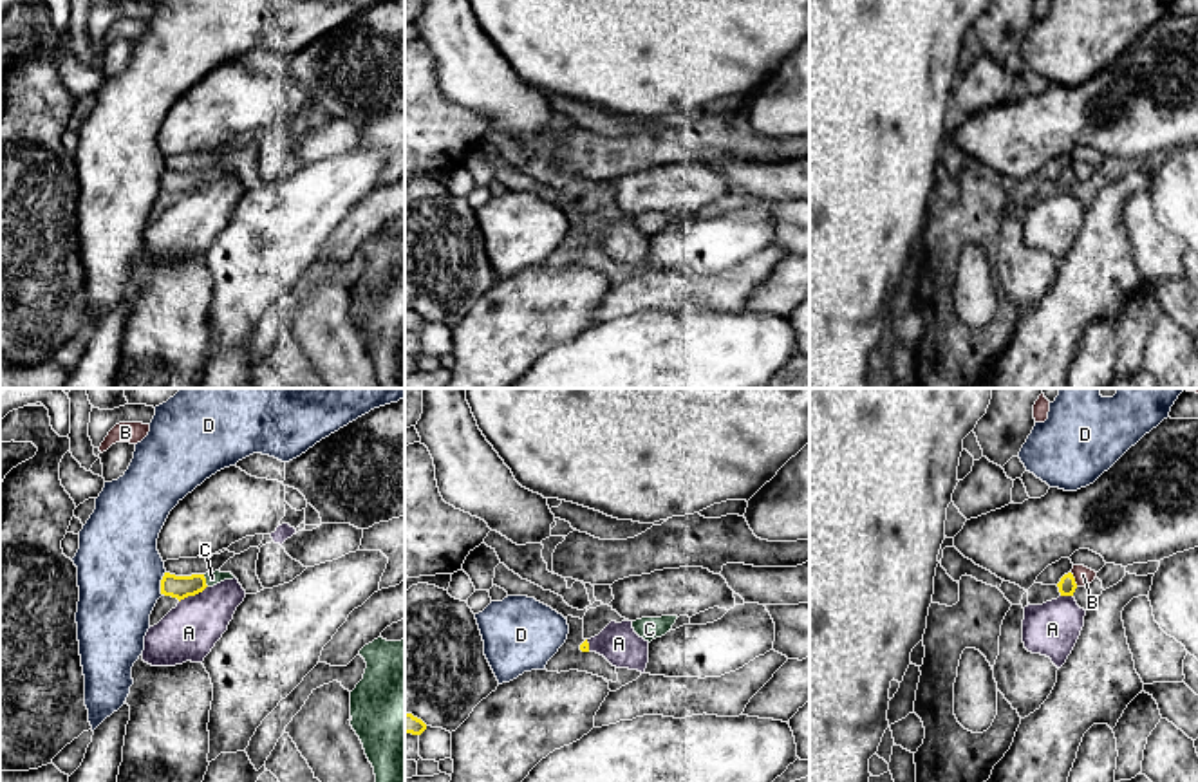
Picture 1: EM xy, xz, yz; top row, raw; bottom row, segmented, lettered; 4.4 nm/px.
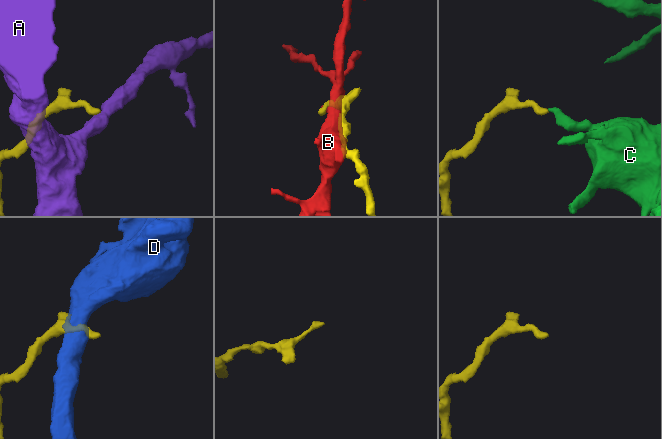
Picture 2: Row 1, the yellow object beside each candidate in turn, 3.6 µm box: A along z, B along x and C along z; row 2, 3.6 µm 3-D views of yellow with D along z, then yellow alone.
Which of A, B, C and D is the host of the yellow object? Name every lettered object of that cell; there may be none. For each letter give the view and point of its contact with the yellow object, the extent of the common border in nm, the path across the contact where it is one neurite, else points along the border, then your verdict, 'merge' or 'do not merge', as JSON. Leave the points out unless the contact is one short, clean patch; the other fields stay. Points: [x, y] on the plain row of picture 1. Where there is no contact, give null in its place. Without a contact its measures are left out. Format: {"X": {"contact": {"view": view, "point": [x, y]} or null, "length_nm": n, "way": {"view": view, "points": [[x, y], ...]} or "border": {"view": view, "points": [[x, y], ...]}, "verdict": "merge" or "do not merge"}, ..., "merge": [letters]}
{"A": {"contact": {"view": "xy", "point": [192, 190]}, "length_nm": 150, "border": {"view": "xy", "points": [[206, 181], [179, 197]]}, "verdict": "do not merge"}, "B": {"contact": {"view": "yz", "point": [1074, 176]}, "length_nm": 70, "verdict": "do not merge"}, "C": {"contact": {"view": "xy", "point": [205, 176]}, "length_nm": 60, "way": {"view": "xy", "points": [[179, 183], [205, 176], [212, 174]]}, "verdict": "merge"}, "D": {"contact": {"view": "xy", "point": [161, 179]}, "length_nm": 110, "border": {"view": "xy", "points": [[165, 167], [161, 190]]}, "verdict": "do not merge"}, "merge": ["C"]}

